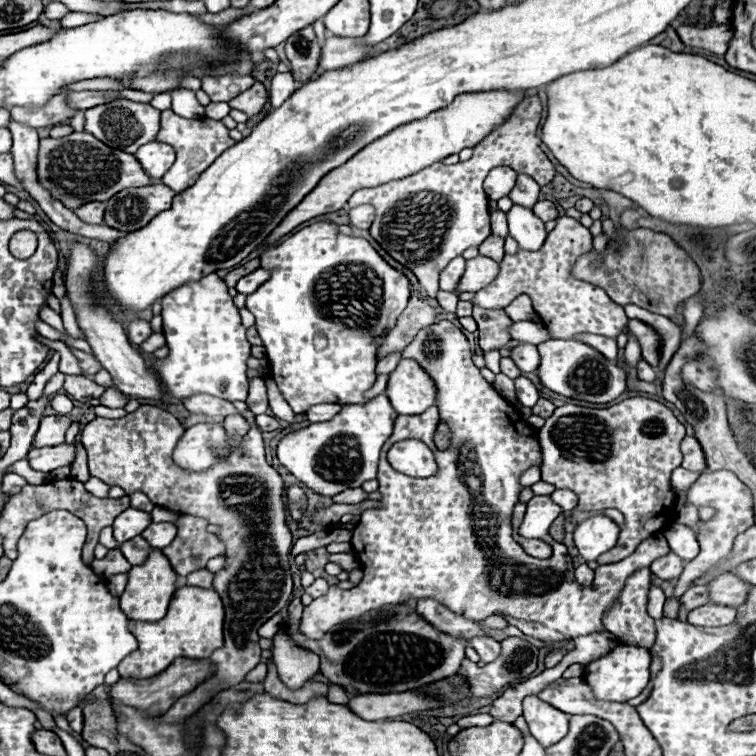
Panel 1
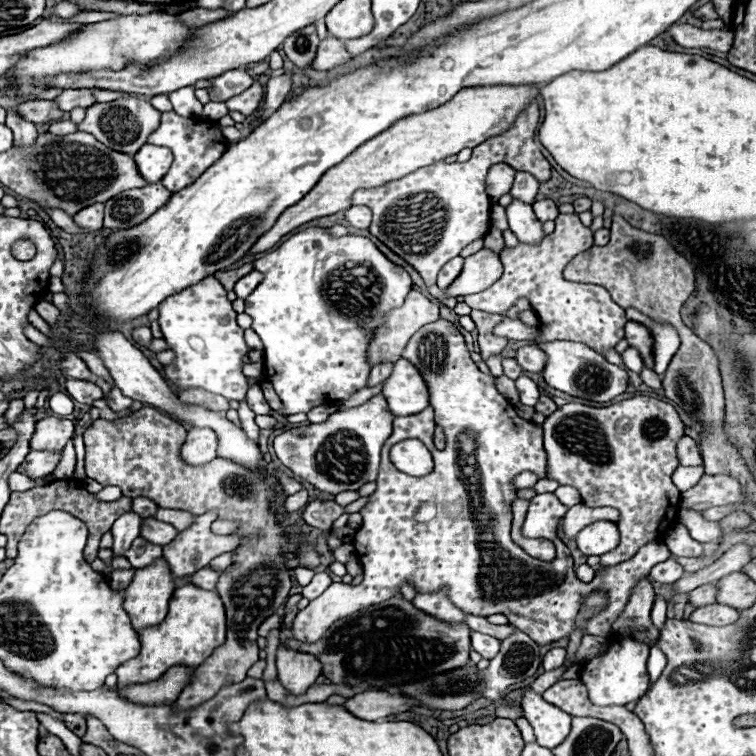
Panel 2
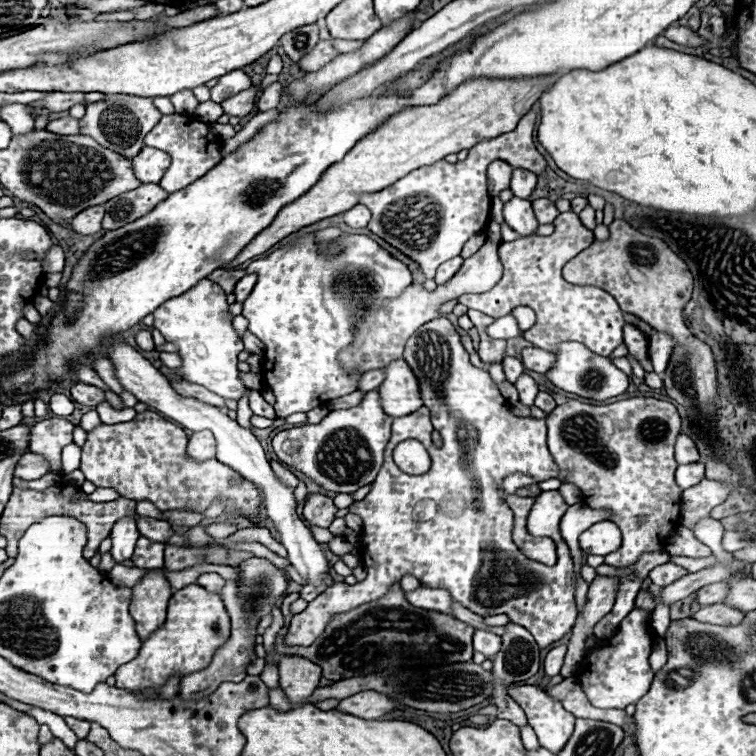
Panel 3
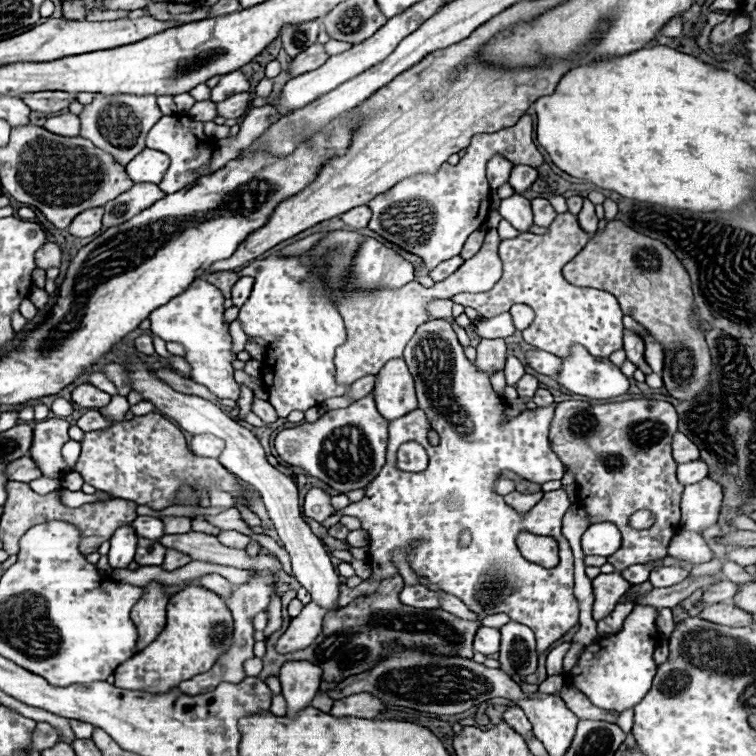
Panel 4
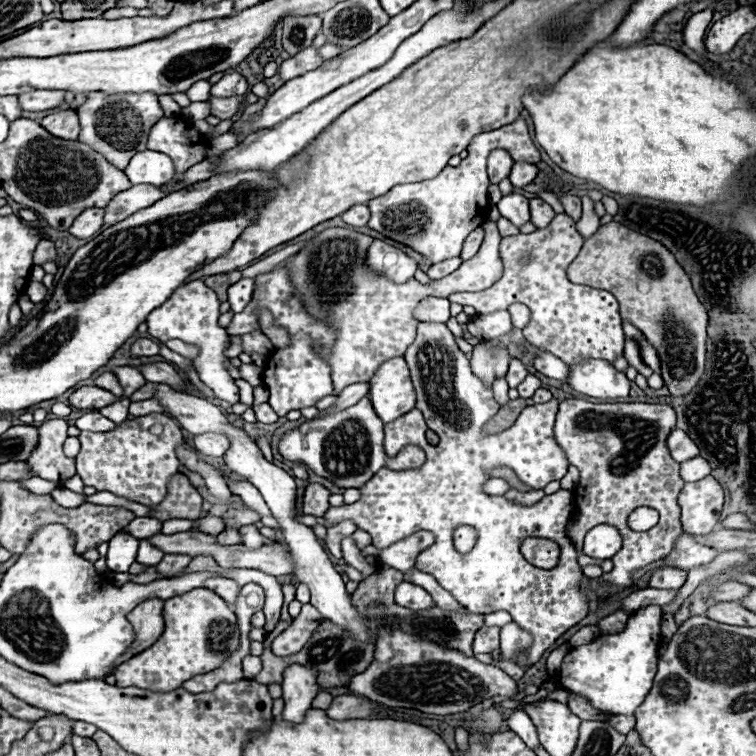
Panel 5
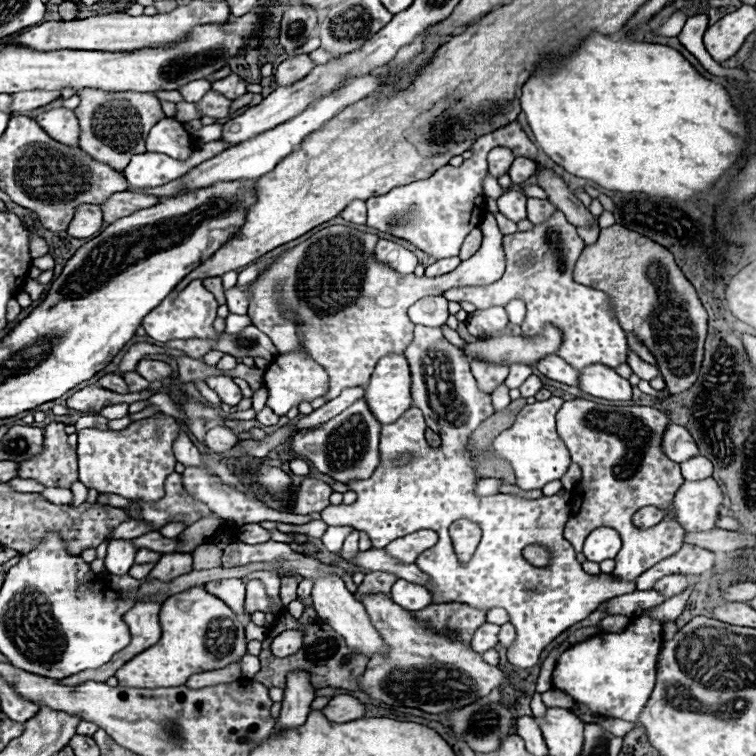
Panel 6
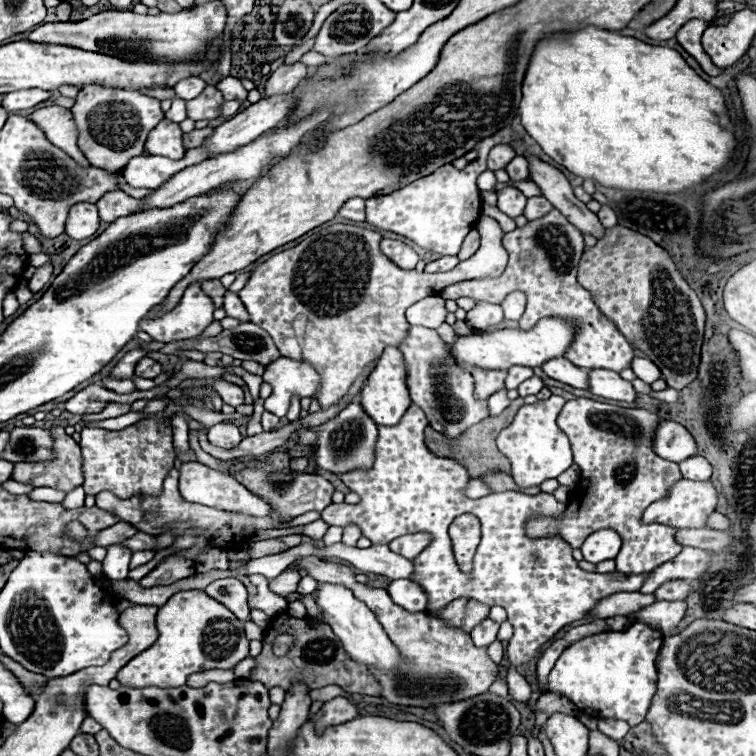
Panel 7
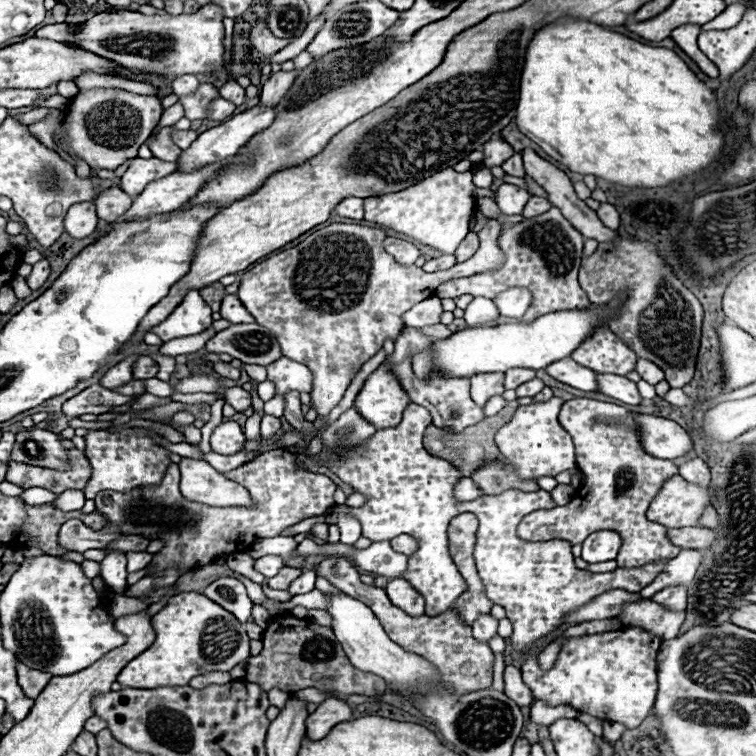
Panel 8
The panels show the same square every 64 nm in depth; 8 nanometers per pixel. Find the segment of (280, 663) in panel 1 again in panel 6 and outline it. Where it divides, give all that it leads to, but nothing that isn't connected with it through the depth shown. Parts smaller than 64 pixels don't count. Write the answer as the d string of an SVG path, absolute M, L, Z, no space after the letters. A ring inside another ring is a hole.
M304 670L288 672L286 676L286 688L284 688L284 700L282 700L282 712L276 720L274 732L282 728L296 728L306 722L310 714L310 704L316 698L316 688L310 682L310 674Z

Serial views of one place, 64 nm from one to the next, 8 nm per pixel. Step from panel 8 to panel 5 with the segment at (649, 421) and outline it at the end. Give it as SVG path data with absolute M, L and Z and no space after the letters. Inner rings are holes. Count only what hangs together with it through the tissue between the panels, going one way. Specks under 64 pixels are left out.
M674 428L672 434L668 436L668 448L670 448L670 454L676 462L686 462L686 460L692 460L700 454L698 446L678 428Z

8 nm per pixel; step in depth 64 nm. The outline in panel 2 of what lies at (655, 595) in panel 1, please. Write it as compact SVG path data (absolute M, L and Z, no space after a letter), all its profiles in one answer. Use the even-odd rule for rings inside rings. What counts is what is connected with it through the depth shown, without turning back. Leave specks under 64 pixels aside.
M656 594L654 606L652 606L652 622L656 624L656 628L662 628L662 624L666 622L666 600L660 594Z

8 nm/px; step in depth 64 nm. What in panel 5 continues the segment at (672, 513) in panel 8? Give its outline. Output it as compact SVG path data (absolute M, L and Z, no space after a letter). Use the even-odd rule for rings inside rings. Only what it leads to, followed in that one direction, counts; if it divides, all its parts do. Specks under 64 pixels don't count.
M708 476L700 482L690 482L682 488L678 504L684 518L716 518L716 512L722 510L724 502L722 486L716 478ZM706 502L706 504L704 504ZM636 508L628 518L632 530L650 530L652 526L656 526L656 522L658 522L658 512L652 508Z

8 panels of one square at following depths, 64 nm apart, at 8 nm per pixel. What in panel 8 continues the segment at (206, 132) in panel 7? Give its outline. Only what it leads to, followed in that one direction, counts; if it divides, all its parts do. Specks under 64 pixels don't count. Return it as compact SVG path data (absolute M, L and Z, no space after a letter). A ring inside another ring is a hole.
M176 130L174 132L174 142L182 148L182 150L186 150L186 148L190 148L190 144L198 138L200 134L196 132L196 130Z

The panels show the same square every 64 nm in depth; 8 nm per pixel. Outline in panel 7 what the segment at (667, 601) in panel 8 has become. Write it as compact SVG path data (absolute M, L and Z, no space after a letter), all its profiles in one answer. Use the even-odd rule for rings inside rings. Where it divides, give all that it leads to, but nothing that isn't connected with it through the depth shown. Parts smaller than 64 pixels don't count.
M670 580L670 582L664 582L656 590L656 598L658 600L684 600L688 592L690 592L690 584L686 580Z

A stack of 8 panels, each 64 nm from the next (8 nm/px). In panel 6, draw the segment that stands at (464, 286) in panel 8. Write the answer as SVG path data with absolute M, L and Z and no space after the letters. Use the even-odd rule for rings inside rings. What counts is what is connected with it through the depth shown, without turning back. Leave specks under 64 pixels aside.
M554 212L544 224L534 226L530 232L516 232L504 236L504 254L506 254L506 272L504 276L482 288L464 288L448 290L444 298L450 302L470 302L478 310L492 306L506 306L510 300L518 298L526 302L526 322L522 324L524 336L538 336L546 324L556 326L562 332L562 346L556 350L556 356L564 358L576 370L588 364L606 364L616 368L626 362L628 344L624 330L620 328L612 306L610 296L576 284L572 280L572 268L576 258L584 250L584 242L562 212Z

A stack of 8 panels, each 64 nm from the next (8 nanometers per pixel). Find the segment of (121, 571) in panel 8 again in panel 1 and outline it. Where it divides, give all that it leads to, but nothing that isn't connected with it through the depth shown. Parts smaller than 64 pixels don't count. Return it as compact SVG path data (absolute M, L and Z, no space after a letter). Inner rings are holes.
M128 508L124 510L116 520L114 520L114 538L118 544L142 534L148 526L152 524L152 518L148 512L136 510L136 508Z

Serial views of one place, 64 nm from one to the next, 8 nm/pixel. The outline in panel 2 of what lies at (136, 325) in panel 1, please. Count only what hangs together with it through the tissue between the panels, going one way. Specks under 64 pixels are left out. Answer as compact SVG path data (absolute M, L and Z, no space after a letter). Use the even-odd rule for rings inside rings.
M138 326L138 328L134 328L134 330L132 330L132 340L134 340L136 344L140 344L140 346L148 346L150 340L152 340L150 328L148 328L148 326Z

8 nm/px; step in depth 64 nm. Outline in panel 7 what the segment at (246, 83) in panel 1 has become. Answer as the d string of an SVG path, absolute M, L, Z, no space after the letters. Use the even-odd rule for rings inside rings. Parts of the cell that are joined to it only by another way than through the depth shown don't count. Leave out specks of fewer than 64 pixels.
M234 76L222 78L222 80L216 84L216 88L224 94L226 100L246 100L246 96L248 96L248 92L244 90L242 82L240 82L238 78L234 78Z

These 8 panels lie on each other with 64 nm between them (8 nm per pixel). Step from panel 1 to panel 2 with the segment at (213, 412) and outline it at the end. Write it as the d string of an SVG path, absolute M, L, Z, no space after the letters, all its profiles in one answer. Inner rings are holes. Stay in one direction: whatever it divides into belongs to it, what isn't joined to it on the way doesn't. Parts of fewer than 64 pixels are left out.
M186 390L186 392L180 392L178 398L184 404L200 406L200 408L214 410L214 412L228 412L230 410L230 404L228 404L226 398L216 396L216 394L210 394L210 392L204 392L204 390Z

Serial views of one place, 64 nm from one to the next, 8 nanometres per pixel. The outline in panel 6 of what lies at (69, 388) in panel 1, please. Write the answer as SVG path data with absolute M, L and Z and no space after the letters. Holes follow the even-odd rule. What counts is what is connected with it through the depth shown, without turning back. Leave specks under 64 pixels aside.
M86 386L68 398L68 408L78 410L78 412L96 414L110 404L120 404L120 402L132 404L132 402L138 402L142 398L150 398L153 394L148 391L136 392L136 394L116 394L116 392L104 390L100 386Z

